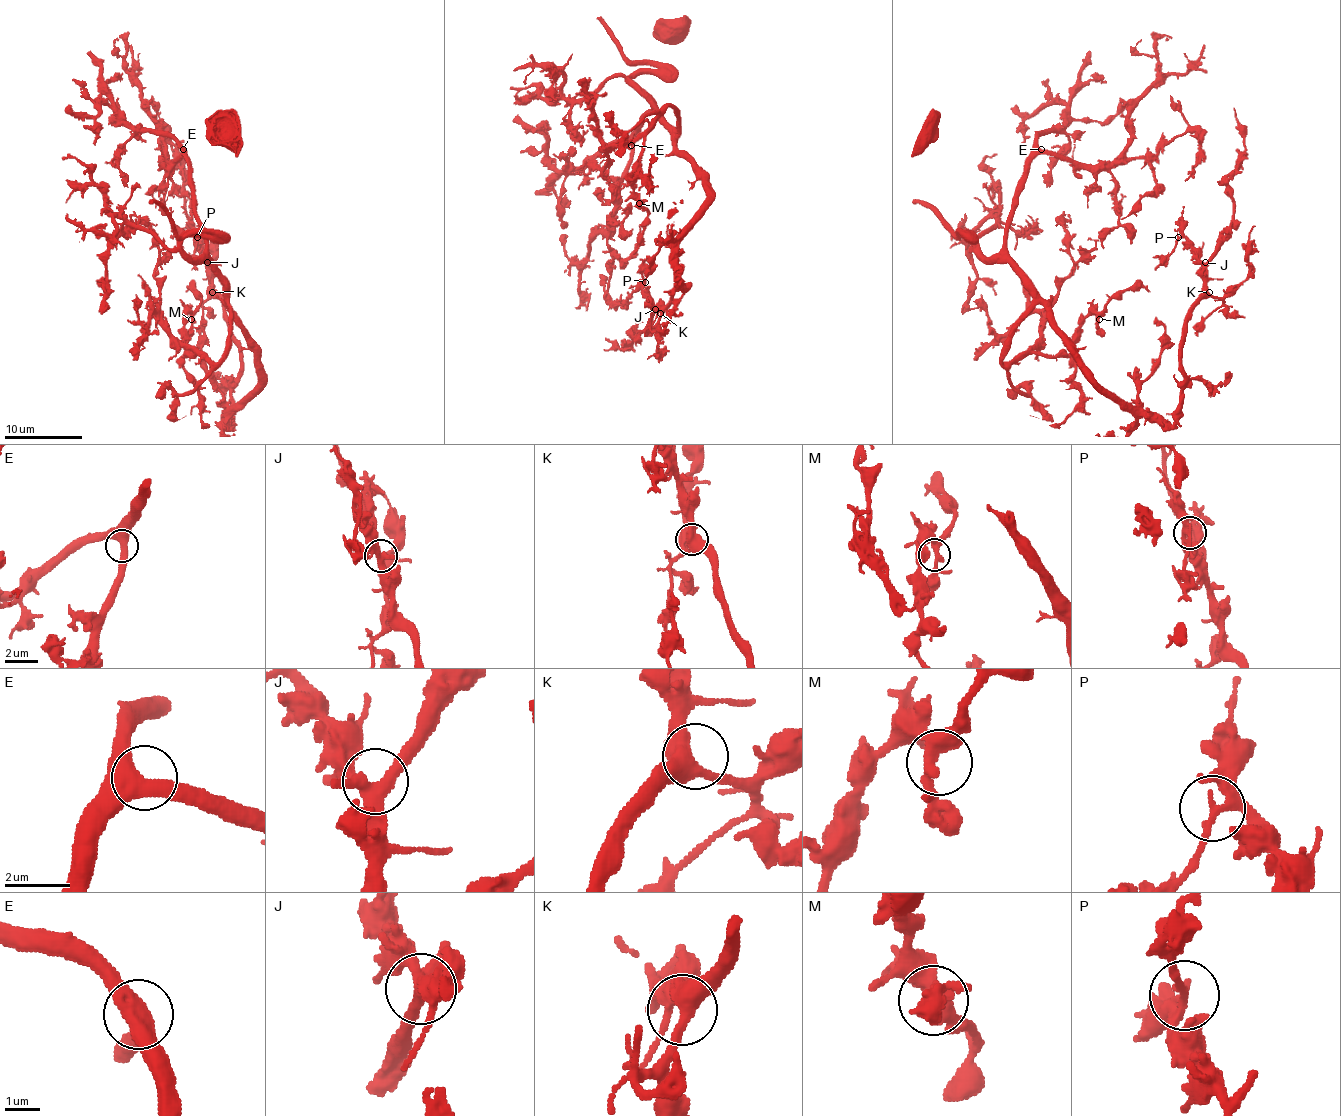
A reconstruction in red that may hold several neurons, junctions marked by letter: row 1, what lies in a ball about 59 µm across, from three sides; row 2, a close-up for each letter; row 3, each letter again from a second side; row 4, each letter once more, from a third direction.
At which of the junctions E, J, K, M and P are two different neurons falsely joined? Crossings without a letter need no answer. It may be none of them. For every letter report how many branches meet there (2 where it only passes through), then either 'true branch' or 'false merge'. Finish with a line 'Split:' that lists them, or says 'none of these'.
E: 3 branches meet; true branch
J: 4 branches meet; true branch
K: 3 branches meet; true branch
M: 3 branches meet; true branch
P: 3 branches meet; true branch
Split: none of these

